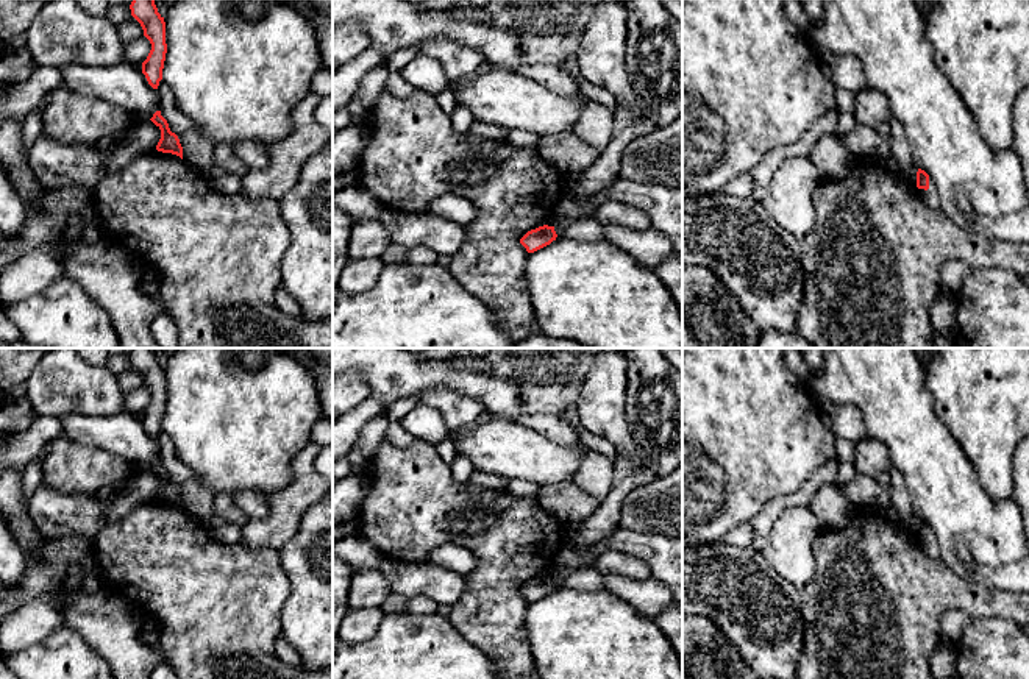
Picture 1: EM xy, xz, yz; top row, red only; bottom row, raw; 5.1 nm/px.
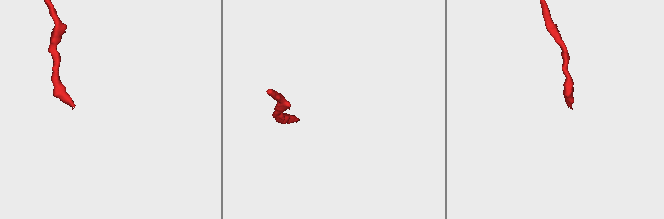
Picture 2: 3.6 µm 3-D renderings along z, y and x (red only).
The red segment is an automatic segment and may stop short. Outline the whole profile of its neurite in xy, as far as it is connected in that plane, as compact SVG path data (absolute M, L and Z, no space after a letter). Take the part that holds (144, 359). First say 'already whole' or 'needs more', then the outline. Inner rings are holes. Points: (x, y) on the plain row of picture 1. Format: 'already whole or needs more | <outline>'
already whole | M133 348L130 359L131 365L141 373L144 386L151 393L151 400L142 412L142 423L148 434L158 439L167 403L164 367L158 362L155 348Z

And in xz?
already whole | M539 576L536 579L528 581L522 588L520 593L526 598L528 603L534 603L547 595L550 595L553 590L556 590L557 584L554 581L554 576Z

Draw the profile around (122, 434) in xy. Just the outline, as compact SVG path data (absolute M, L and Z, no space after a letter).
M133 414L61 417L62 435L72 442L101 448L128 460L133 468L150 470L159 460L159 443Z

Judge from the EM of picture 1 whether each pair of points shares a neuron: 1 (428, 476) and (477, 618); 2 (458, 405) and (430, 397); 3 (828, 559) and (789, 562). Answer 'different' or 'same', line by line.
1: same
2: same
3: different

